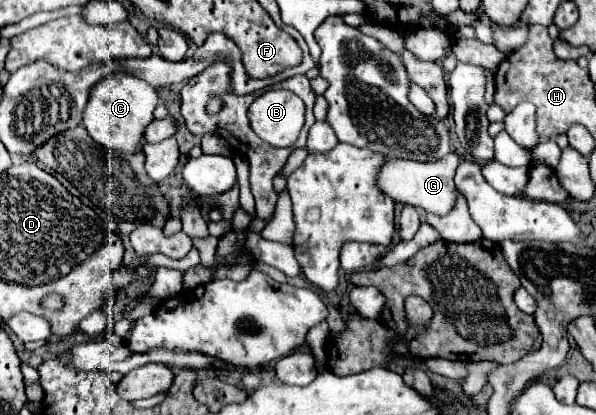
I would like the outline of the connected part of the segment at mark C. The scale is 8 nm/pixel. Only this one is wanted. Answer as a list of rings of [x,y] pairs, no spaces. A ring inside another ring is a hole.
[[[124,71],[110,73],[92,87],[92,95],[84,109],[84,127],[100,145],[114,151],[134,153],[142,143],[144,129],[152,121],[152,111],[156,109],[158,101],[160,99],[156,95],[156,89],[144,79]]]

